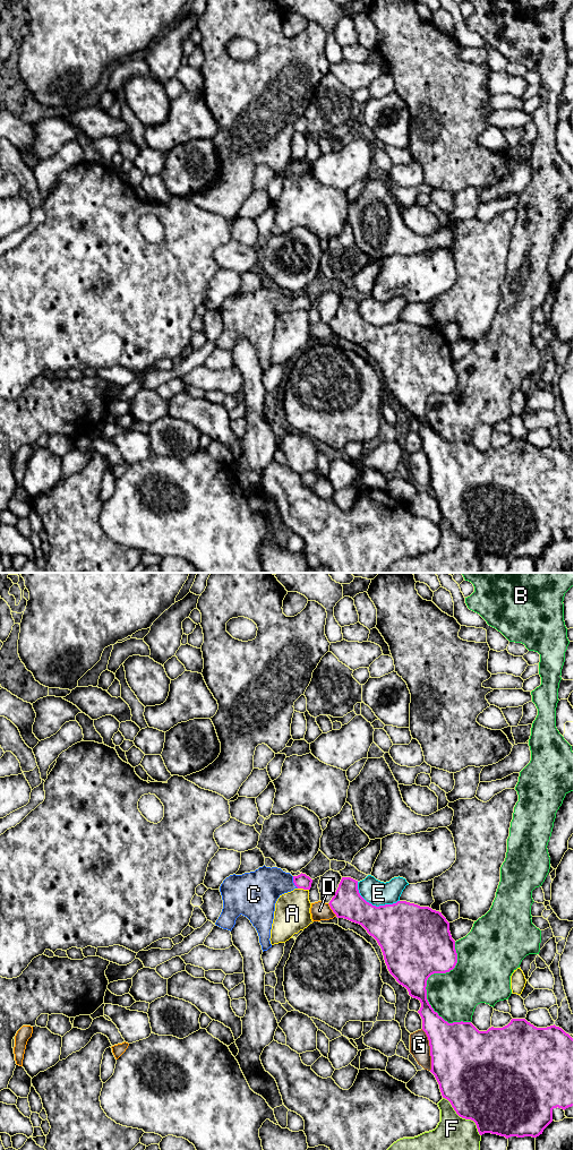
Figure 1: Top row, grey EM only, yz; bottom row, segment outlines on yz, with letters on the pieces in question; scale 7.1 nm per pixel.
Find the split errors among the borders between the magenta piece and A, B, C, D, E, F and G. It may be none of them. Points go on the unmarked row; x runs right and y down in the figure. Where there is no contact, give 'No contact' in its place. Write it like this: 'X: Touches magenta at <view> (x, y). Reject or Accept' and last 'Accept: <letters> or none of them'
A: Touches magenta at yz (303, 309). Reject
B: Touches magenta at yz (430, 395). Reject
C: Touches magenta at yz (293, 302). Accept
D: Touches magenta at yz (332, 329). Reject
E: Touches magenta at yz (374, 326). Reject
F: Touches magenta at yz (463, 538). Reject
G: Touches magenta at yz (430, 470). Reject
Accept: C

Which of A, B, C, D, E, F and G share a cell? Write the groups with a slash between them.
A / B / C / D / E / F / G

